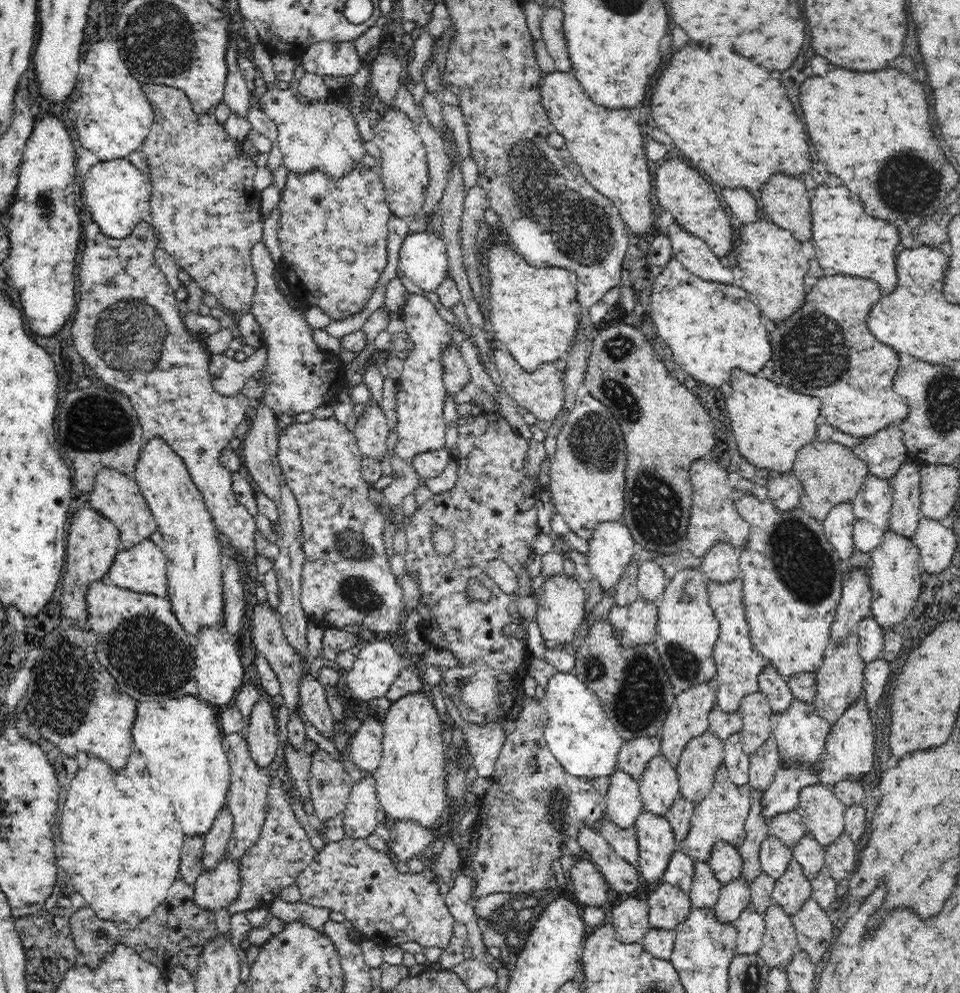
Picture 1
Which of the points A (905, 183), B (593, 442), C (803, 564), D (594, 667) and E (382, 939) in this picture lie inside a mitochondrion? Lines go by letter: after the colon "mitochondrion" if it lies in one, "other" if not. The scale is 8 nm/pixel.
A: mitochondrion
B: mitochondrion
C: mitochondrion
D: mitochondrion
E: other

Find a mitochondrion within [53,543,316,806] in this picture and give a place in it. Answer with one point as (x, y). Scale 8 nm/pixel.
(150, 657)

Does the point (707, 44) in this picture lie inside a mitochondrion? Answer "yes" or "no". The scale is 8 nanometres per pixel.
no

